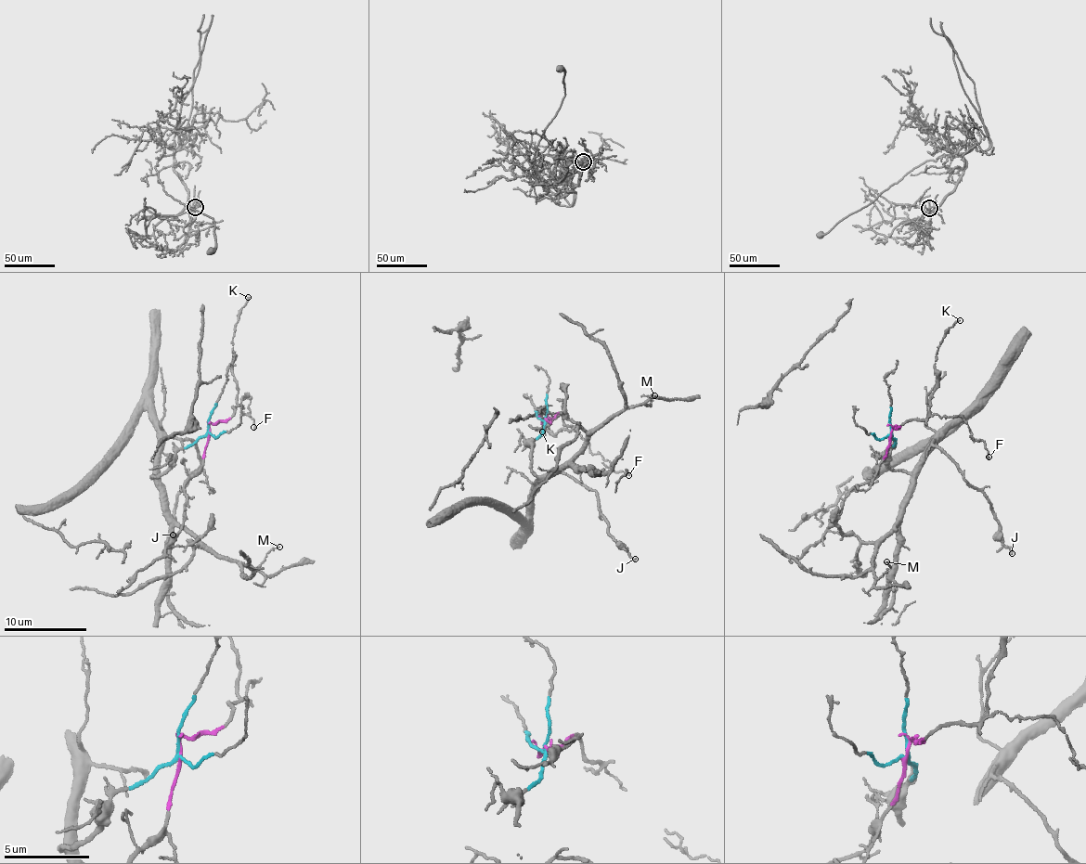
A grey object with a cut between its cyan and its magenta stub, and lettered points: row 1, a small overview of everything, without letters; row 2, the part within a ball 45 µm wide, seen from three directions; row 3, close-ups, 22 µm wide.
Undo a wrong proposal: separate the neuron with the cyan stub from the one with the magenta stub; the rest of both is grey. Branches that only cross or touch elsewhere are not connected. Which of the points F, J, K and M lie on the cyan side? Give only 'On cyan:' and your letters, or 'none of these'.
On cyan: J, M

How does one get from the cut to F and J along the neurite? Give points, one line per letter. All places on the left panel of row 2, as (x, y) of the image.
F: (208, 430), (211, 423), (231, 419), (233, 407), (240, 406), (248, 393), (248, 414), (254, 419), (253, 428)
J: (208, 430), (152, 477), (155, 458), (169, 438), (191, 439), (200, 464), (177, 497), (173, 535)

